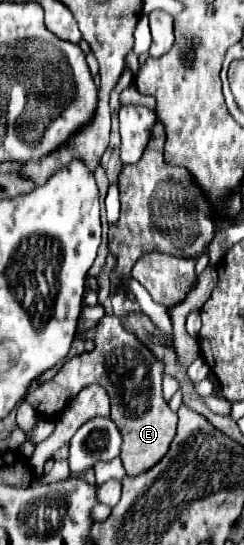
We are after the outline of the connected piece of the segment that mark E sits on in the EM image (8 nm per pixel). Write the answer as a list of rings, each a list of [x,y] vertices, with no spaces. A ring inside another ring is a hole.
[[[106,315],[100,327],[102,335],[98,335],[100,343],[90,353],[74,355],[70,361],[62,365],[62,369],[46,383],[38,385],[34,391],[26,395],[26,401],[36,409],[38,415],[56,421],[68,403],[88,385],[98,383],[110,395],[110,419],[120,425],[124,443],[122,443],[122,465],[128,475],[140,475],[142,471],[152,469],[170,447],[170,441],[176,435],[178,417],[170,411],[168,403],[162,397],[162,375],[164,363],[152,355],[152,351],[138,341],[138,337],[122,327],[122,323],[114,315]]]

